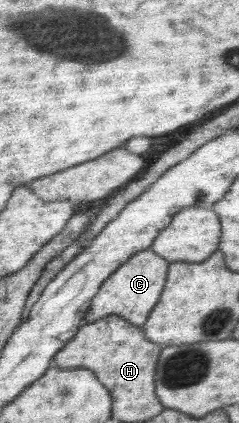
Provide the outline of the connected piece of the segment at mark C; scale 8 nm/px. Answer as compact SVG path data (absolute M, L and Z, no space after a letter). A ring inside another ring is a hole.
M150 248L132 255L101 284L97 294L93 296L89 304L89 310L81 319L80 326L88 325L109 315L119 315L127 319L132 325L141 327L153 307L159 302L167 281L170 263L165 258L155 254Z

